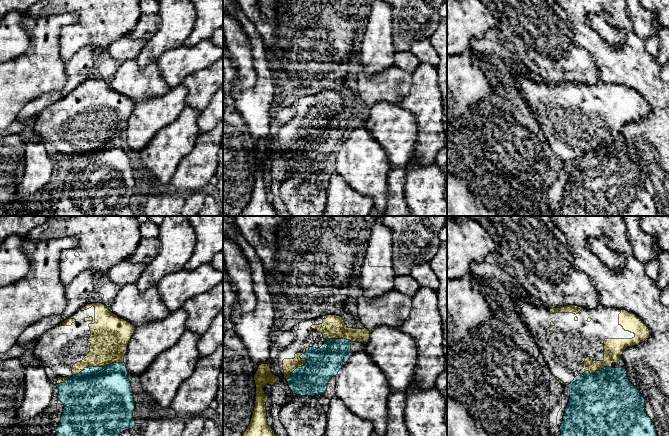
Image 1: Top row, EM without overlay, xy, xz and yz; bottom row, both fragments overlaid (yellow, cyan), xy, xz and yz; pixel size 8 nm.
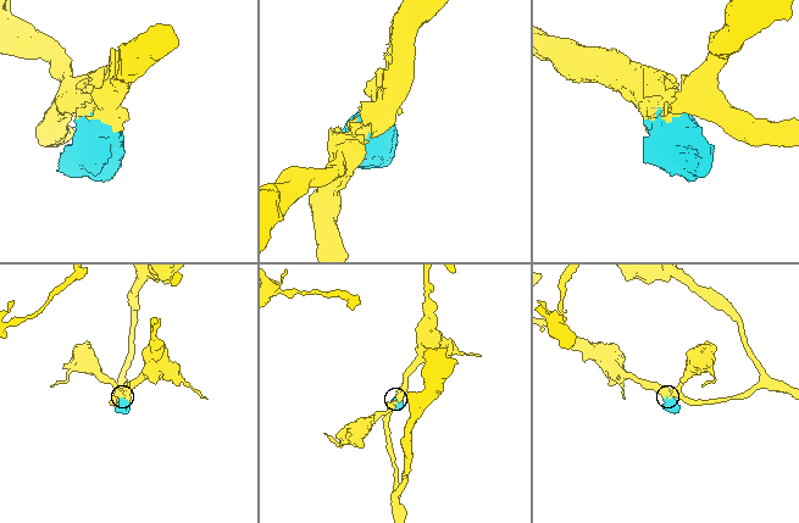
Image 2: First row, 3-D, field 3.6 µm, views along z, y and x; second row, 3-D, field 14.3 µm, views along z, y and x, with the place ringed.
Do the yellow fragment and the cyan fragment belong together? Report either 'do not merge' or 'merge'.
do not merge

